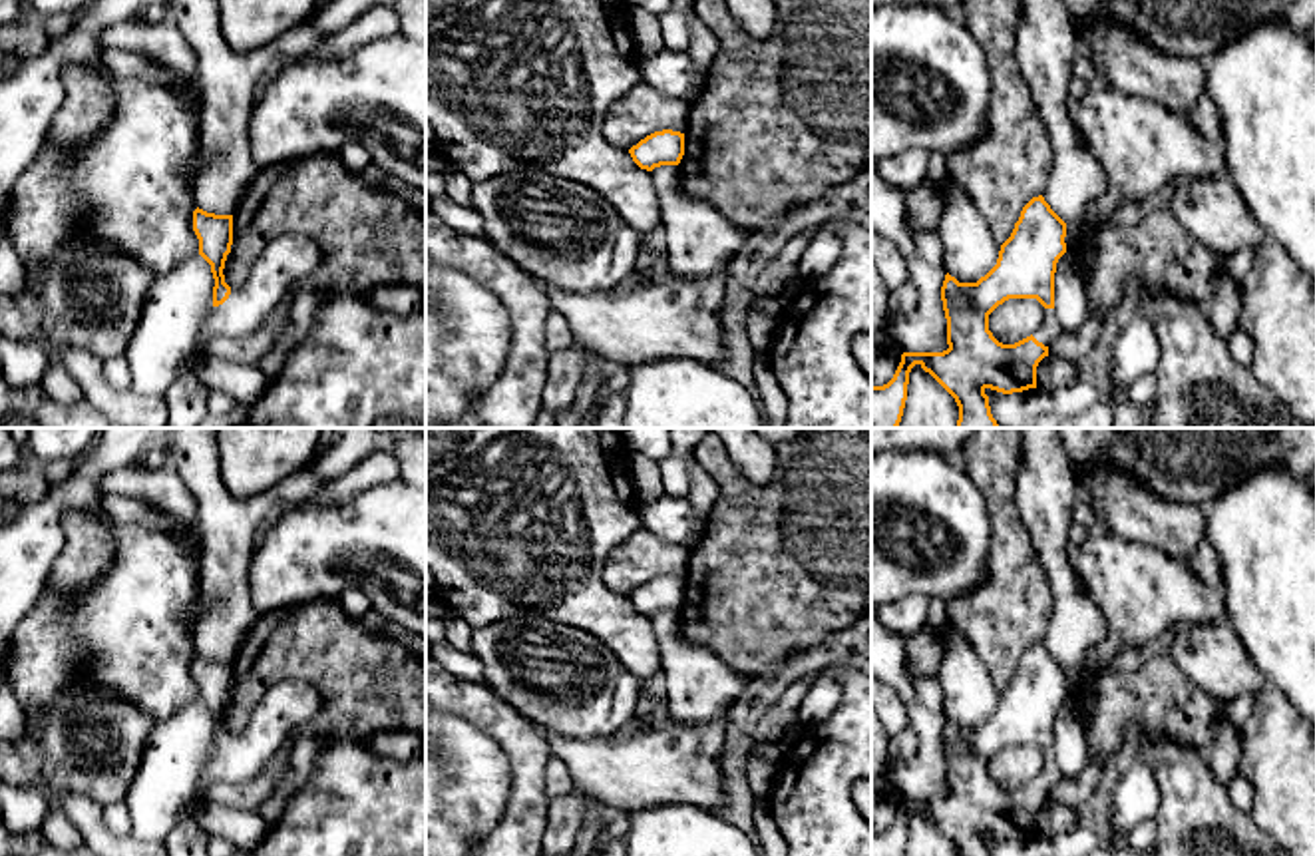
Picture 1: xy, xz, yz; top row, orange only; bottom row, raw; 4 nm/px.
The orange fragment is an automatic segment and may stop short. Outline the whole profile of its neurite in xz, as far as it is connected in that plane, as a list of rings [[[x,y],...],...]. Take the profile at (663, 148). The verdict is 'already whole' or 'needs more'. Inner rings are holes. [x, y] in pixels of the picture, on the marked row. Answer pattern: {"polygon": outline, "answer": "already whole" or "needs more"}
{"polygon": [[[672,129],[655,131],[633,145],[629,153],[647,171],[660,165],[678,165],[684,155],[684,133]]], "answer": "already whole"}

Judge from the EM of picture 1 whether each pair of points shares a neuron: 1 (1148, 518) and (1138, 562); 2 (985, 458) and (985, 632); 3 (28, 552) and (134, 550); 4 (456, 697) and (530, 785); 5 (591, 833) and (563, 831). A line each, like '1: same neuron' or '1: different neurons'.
1: different neurons
2: same neuron
3: different neurons
4: same neuron
5: different neurons

